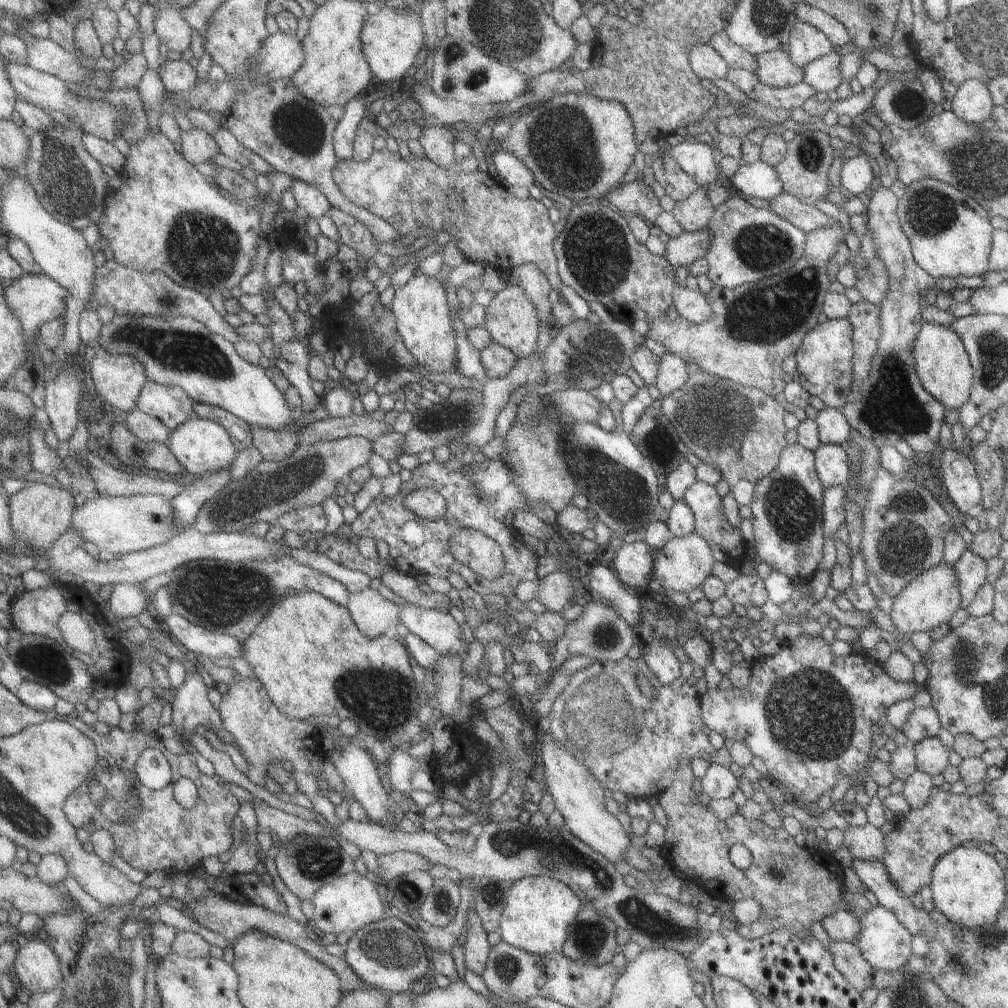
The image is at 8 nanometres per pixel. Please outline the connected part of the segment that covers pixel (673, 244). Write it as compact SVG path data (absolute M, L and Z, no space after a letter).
M710 226L697 232L683 231L680 236L670 239L663 256L676 269L679 266L688 267L706 256L711 240Z

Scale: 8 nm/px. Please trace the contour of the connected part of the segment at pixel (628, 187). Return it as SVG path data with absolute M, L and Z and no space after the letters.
M642 180L622 183L607 195L605 202L625 216L642 216L651 225L663 212L652 187L646 186Z

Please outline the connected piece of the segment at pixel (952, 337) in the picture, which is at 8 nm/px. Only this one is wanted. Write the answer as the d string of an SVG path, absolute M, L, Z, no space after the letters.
M923 321L920 332L914 340L913 356L916 374L926 392L930 392L945 409L960 409L968 400L972 386L973 370L960 336L948 325Z

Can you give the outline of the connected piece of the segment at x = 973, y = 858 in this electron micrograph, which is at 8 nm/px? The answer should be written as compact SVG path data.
M961 845L946 852L936 862L928 884L934 910L943 920L960 927L977 928L994 924L1007 896L1003 871L995 856L982 852L974 845Z

